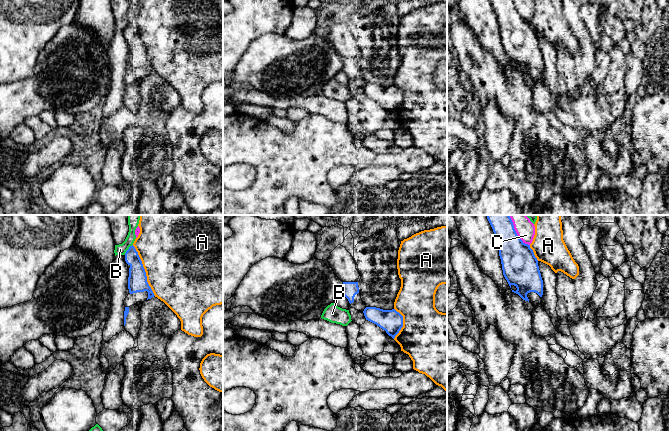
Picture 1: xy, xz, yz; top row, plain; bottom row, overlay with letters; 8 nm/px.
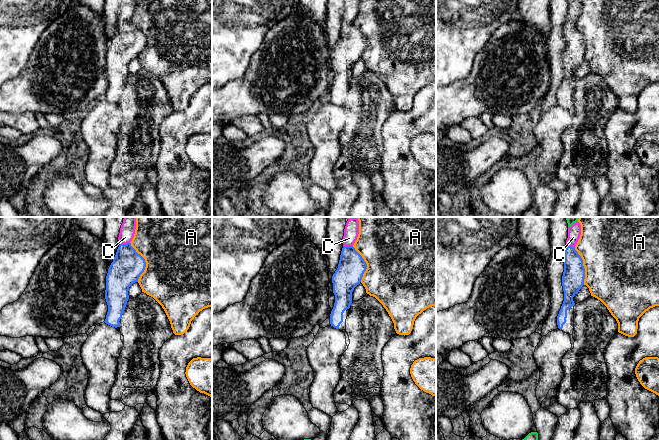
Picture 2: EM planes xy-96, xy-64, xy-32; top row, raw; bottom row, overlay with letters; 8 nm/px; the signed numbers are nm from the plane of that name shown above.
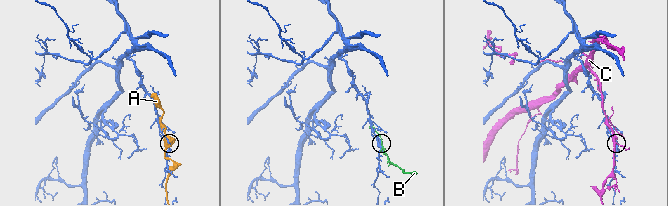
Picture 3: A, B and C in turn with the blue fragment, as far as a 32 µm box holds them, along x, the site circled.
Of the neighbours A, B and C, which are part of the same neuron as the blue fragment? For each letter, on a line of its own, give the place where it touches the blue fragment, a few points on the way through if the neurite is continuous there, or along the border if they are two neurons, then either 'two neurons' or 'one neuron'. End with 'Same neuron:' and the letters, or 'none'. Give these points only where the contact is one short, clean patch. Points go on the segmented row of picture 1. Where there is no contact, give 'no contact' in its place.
A: meets blue in xy at (144, 270); two neurons
B: meets blue in xy at (128, 249); two neurons
C: meets blue in yz at (515, 231); two neurons
Same neuron: none

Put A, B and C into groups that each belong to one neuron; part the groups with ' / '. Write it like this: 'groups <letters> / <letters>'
groups A / B / C

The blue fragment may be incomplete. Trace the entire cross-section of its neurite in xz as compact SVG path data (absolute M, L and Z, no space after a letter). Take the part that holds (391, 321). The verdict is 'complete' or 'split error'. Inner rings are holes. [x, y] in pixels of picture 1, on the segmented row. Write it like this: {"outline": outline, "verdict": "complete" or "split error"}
{"outline": "M343 282L342 294L348 299L352 308L363 312L366 320L385 330L393 339L403 327L403 316L395 309L383 310L366 306L361 299L358 282Z", "verdict": "split error"}

